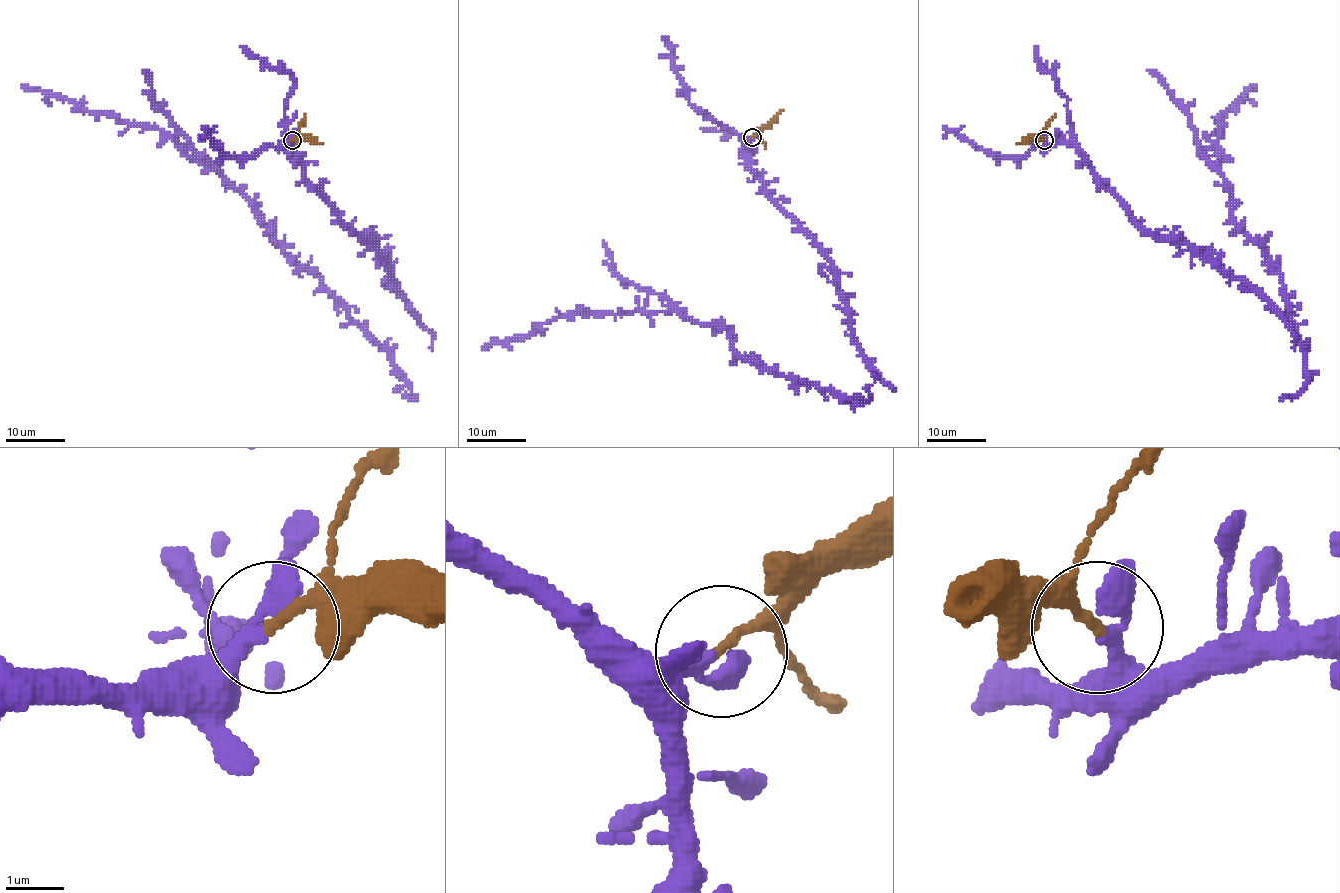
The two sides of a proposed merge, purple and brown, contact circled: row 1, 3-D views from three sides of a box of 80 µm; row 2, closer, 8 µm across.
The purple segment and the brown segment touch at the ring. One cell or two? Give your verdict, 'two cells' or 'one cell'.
two cells

